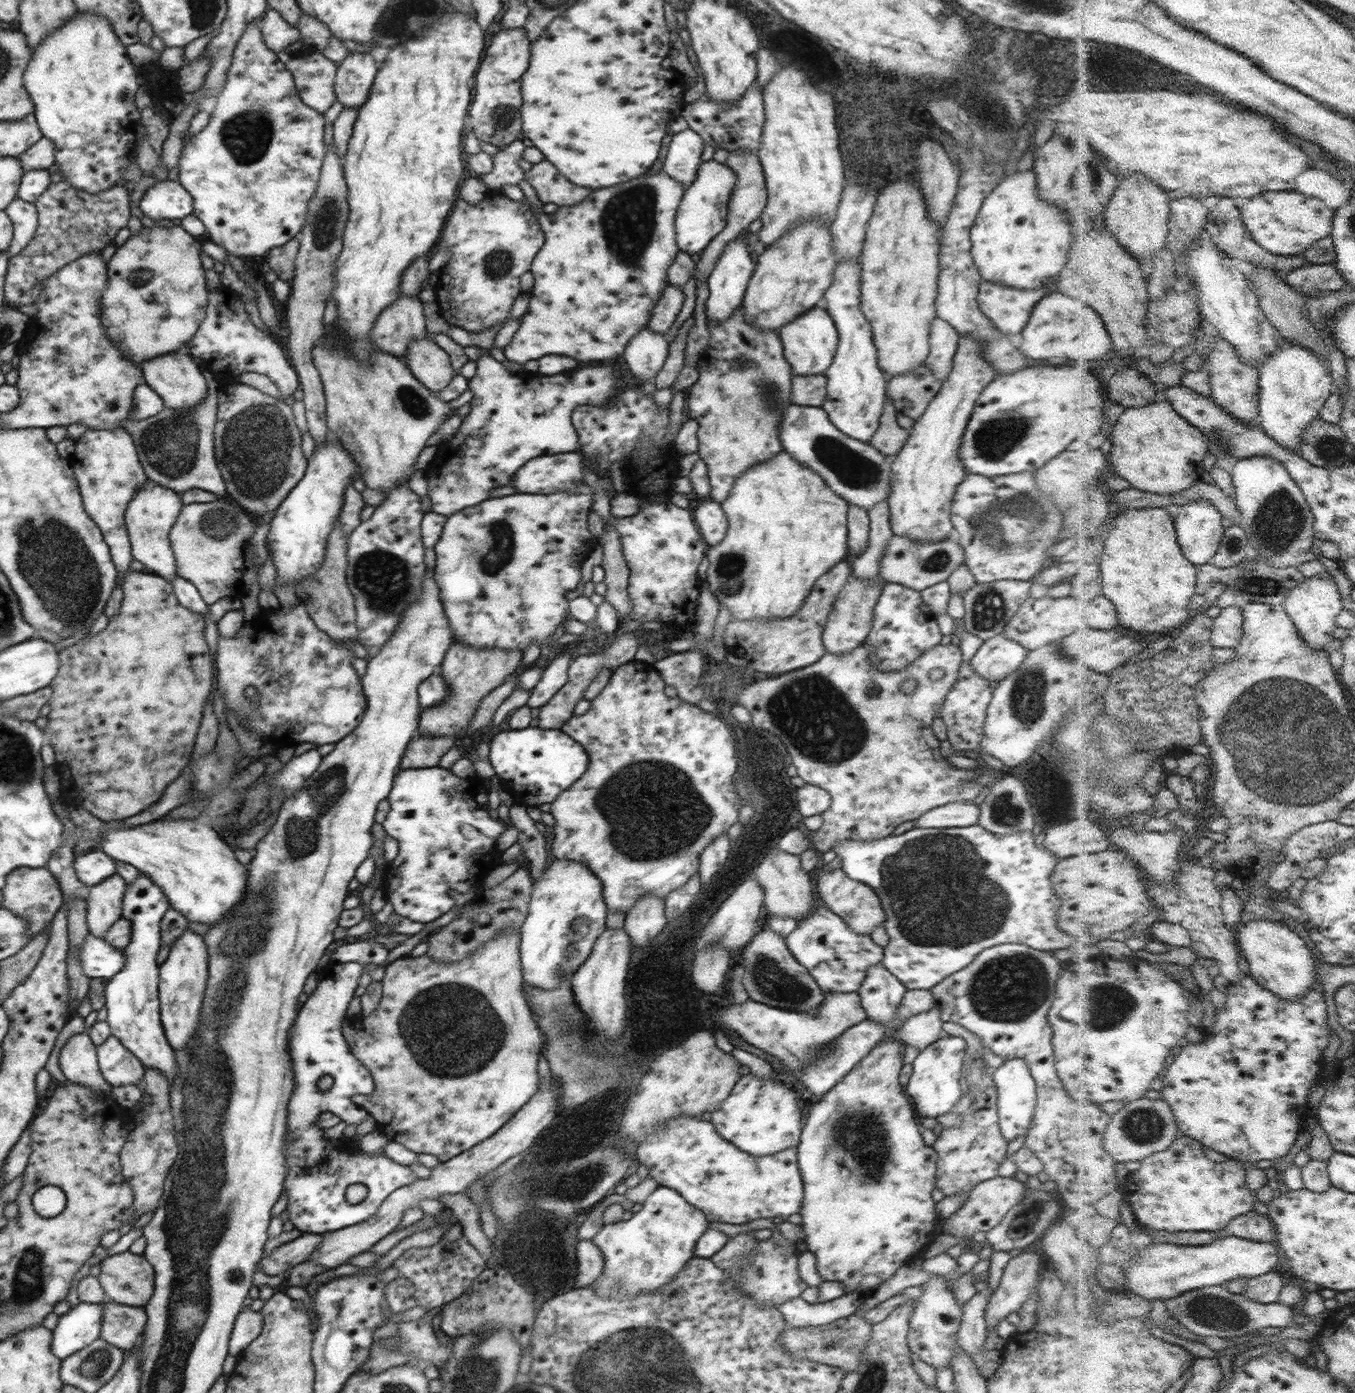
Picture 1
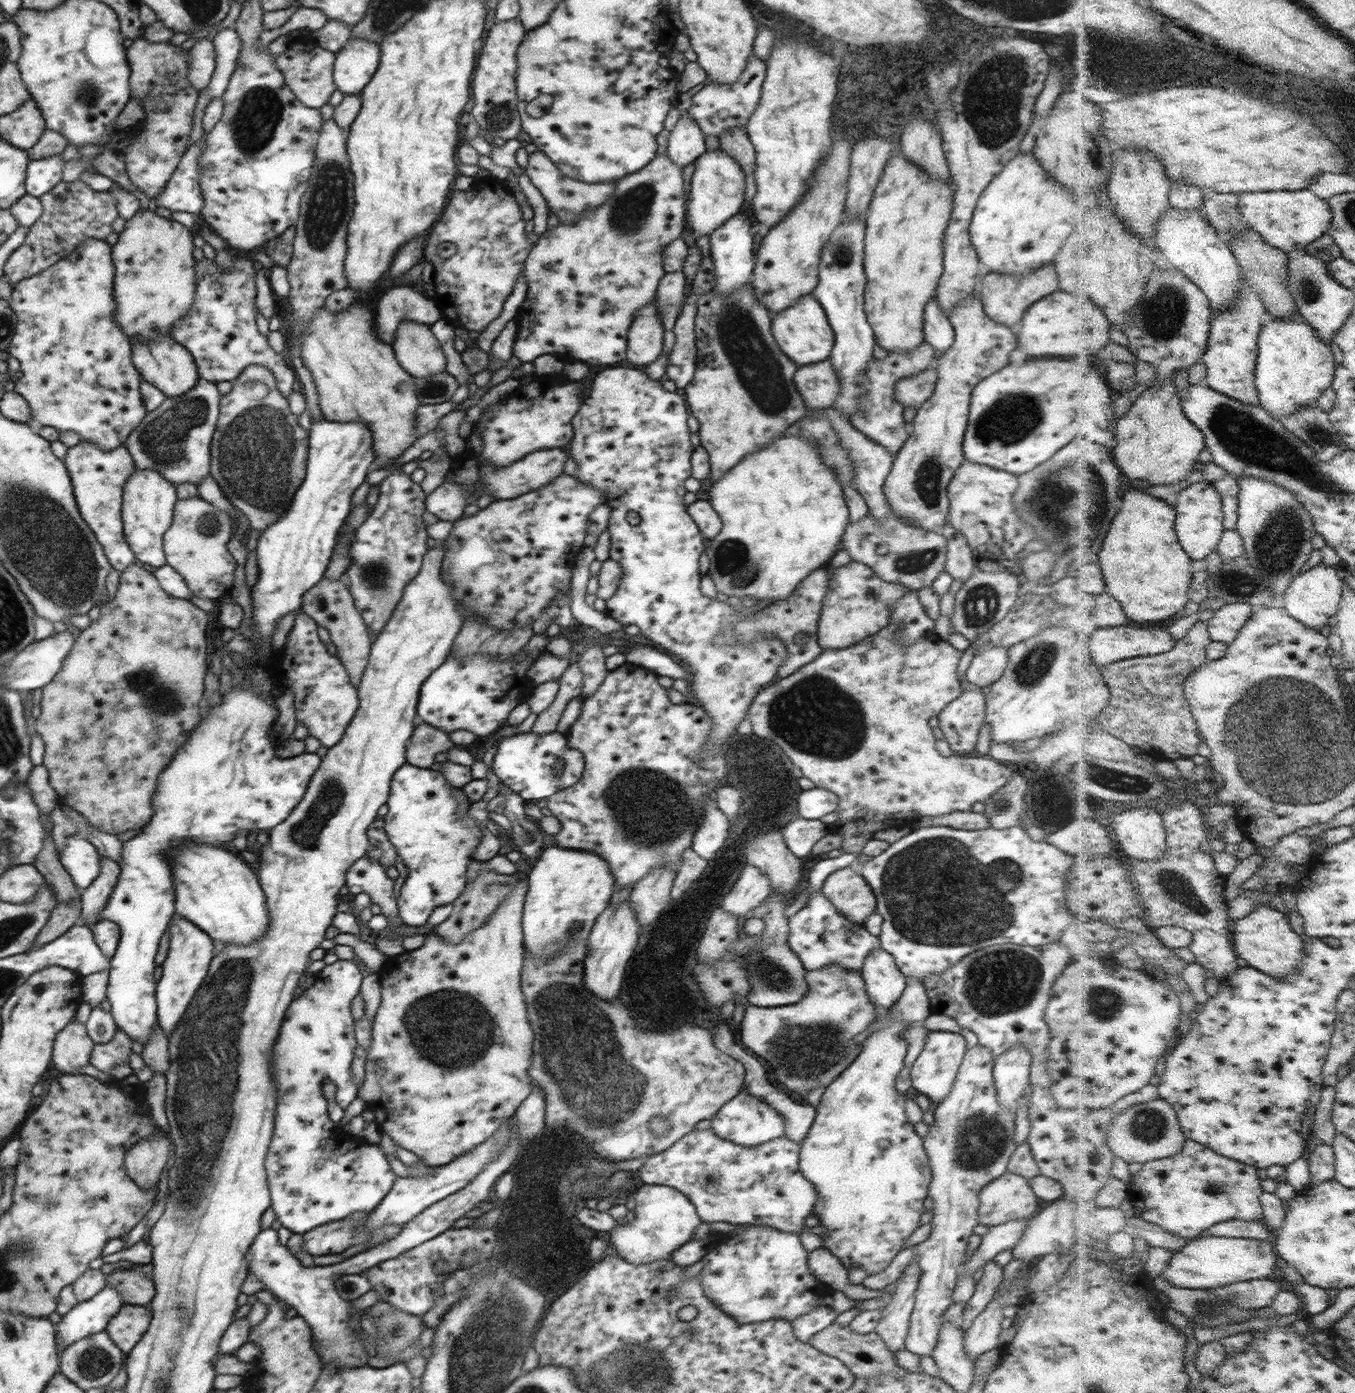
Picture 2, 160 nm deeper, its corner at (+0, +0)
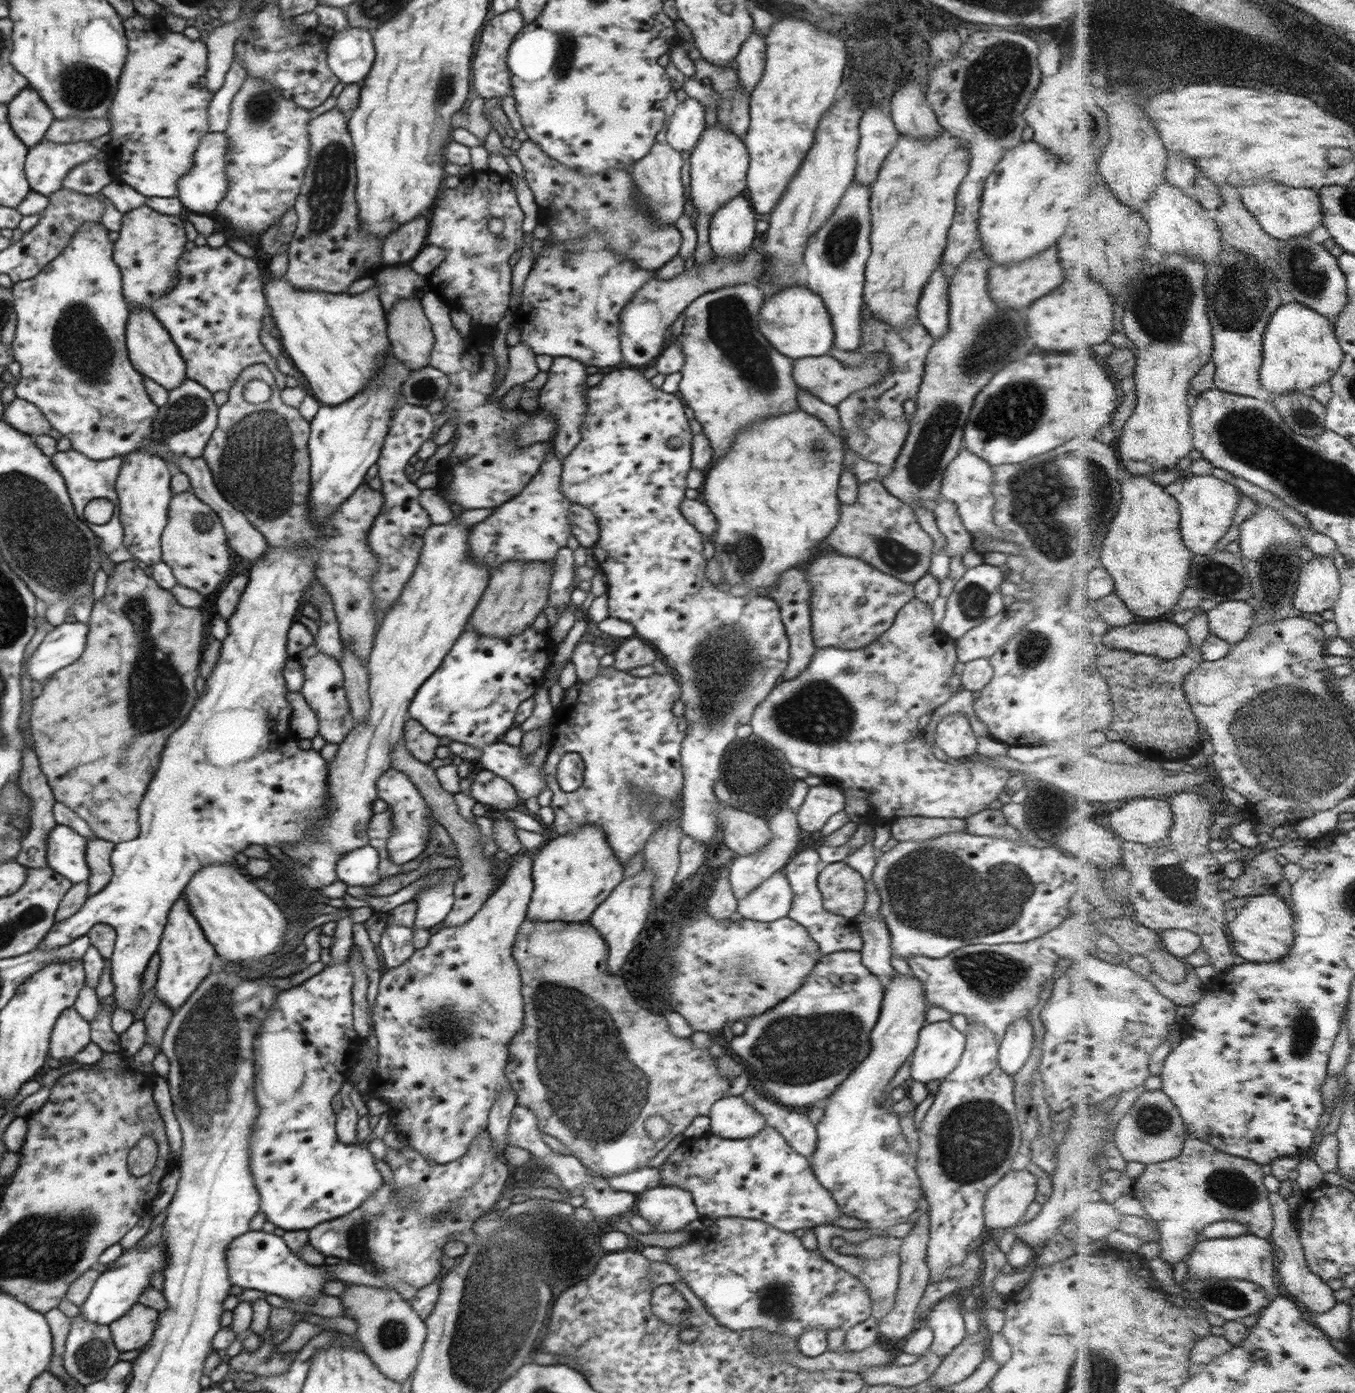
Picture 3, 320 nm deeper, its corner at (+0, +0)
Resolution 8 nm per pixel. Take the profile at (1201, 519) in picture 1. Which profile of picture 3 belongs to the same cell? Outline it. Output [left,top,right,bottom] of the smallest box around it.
[1177,475,1243,555]

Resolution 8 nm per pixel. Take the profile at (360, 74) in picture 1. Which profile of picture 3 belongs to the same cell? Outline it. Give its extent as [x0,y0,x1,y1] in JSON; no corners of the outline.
[326,27,375,84]

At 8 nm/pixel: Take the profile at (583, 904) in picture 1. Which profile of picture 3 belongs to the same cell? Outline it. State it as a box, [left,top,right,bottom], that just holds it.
[526,827,624,923]

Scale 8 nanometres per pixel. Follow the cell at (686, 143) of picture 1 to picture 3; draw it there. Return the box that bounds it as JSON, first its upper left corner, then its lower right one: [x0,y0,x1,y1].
[665,96,706,153]

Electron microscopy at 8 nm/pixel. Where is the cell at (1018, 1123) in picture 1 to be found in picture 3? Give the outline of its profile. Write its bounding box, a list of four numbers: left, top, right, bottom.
[998,1018,1033,1076]

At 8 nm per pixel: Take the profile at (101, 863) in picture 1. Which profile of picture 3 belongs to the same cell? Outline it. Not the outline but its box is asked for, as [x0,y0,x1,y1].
[47,824,90,884]

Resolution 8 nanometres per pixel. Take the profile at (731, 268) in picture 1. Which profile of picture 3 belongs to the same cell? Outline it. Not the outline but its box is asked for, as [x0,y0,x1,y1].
[709,194,756,259]

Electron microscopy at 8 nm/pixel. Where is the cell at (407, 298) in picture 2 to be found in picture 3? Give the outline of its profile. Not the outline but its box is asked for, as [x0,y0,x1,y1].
[375,264,428,312]

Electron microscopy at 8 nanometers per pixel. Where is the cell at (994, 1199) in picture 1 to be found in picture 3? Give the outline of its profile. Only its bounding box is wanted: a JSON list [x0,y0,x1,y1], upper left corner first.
[983,1170,1036,1229]

